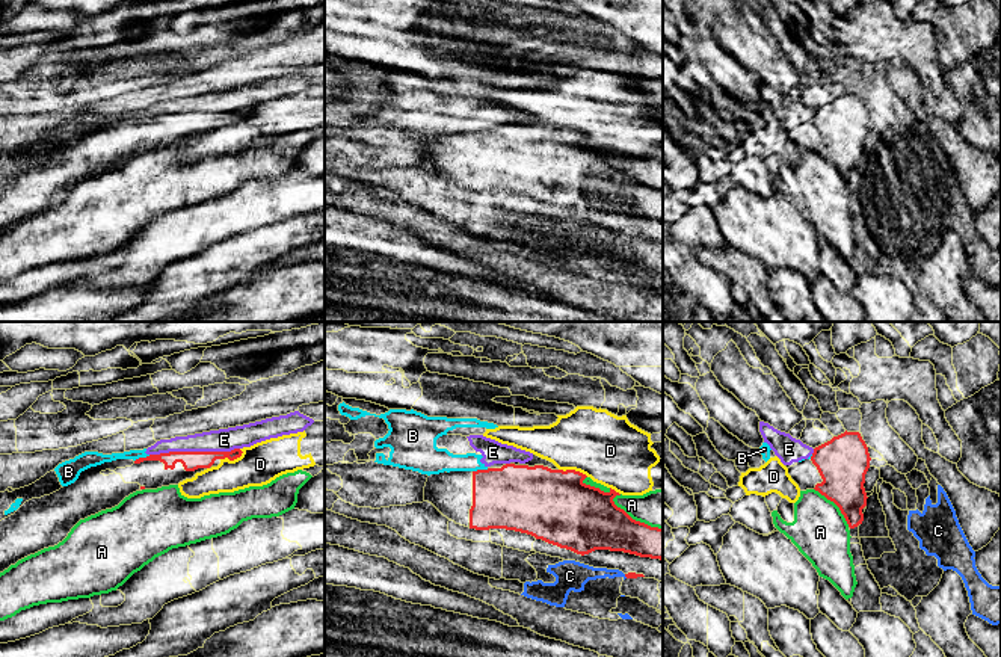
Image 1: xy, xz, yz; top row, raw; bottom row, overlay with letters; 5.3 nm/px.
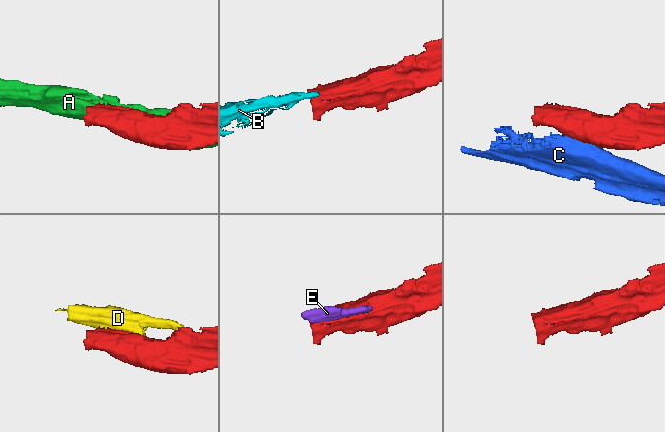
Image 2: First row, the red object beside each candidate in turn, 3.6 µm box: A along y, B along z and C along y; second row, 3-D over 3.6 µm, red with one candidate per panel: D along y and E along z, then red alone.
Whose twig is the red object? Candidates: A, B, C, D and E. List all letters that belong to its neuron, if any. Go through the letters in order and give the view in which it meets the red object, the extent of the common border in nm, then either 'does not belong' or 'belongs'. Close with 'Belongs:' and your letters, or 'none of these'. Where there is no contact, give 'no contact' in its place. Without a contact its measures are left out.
A: xz | 320 nm | does not belong
B: xy | 90 nm | does not belong
C: xz | 30 nm | does not belong
D: xz | 170 nm | does not belong
E: xy | 480 nm | does not belong
Belongs: none of these

